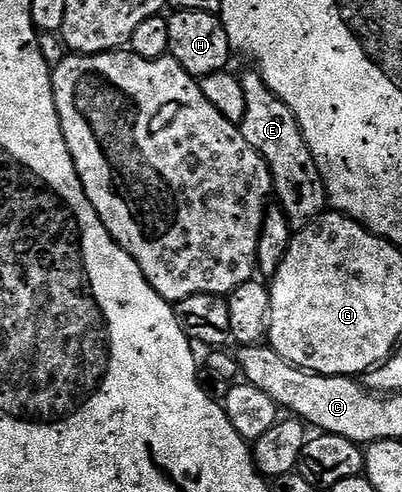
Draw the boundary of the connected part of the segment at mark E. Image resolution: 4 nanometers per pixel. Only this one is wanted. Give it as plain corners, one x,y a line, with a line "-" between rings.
256,71
240,74
243,95
247,95
247,111
240,123
243,139
251,143
269,168
273,177
273,191
276,204
284,211
294,226
301,227
320,217
327,209
325,185
313,162
311,151
301,133
295,115
263,83

